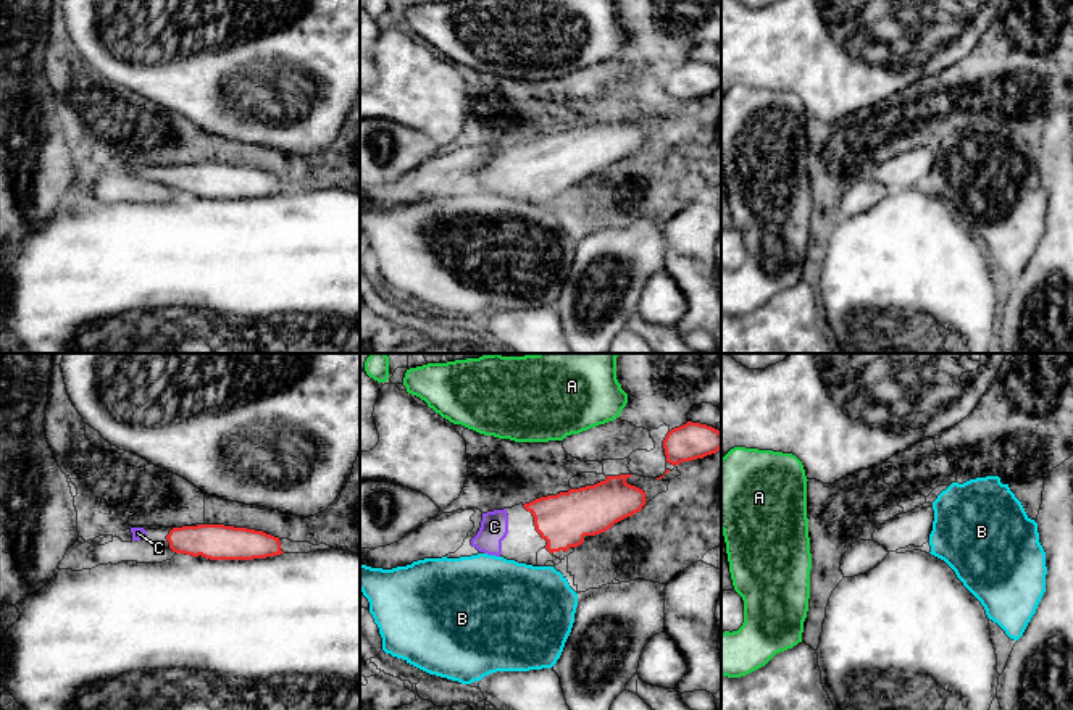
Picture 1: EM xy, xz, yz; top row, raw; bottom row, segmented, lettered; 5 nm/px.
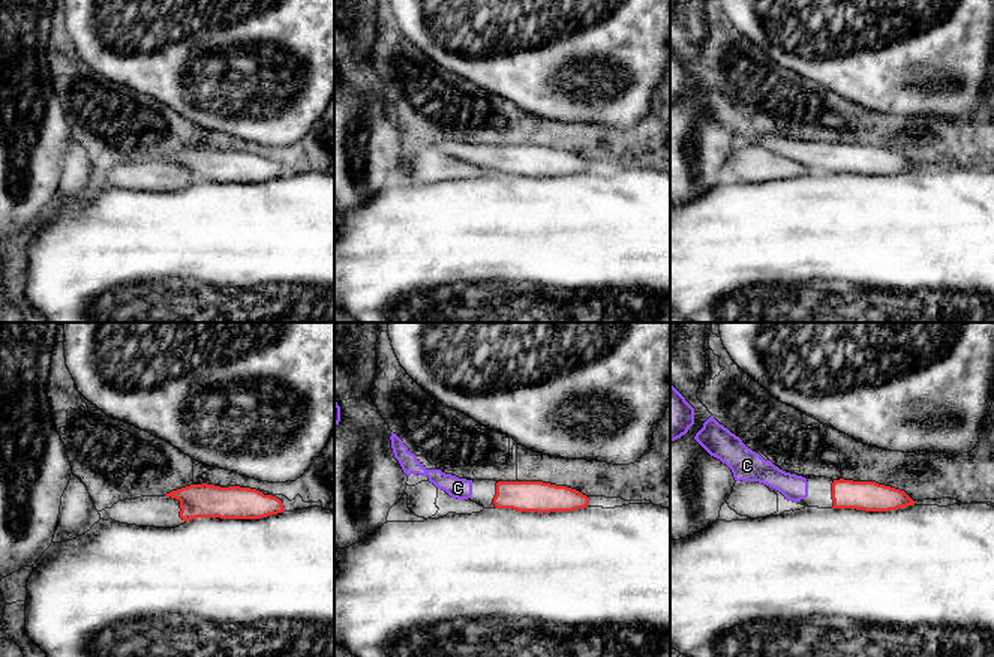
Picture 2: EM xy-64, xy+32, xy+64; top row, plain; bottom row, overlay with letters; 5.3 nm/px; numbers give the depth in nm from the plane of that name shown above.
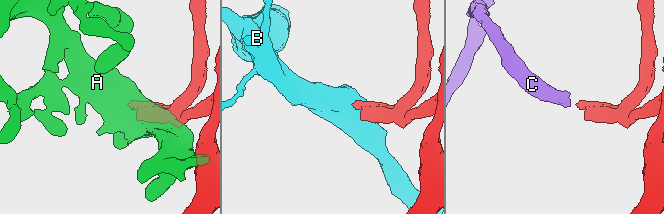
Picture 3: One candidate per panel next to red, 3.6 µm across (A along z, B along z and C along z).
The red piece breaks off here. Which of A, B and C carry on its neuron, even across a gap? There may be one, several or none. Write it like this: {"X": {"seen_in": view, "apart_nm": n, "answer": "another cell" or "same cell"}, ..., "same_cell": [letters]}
{"A": {"seen_in": "xz", "apart_nm": 260, "answer": "another cell"}, "B": {"seen_in": "xz", "apart_nm": 70, "answer": "another cell"}, "C": {"seen_in": "xz", "apart_nm": 90, "answer": "same cell"}, "same_cell": ["C"]}

